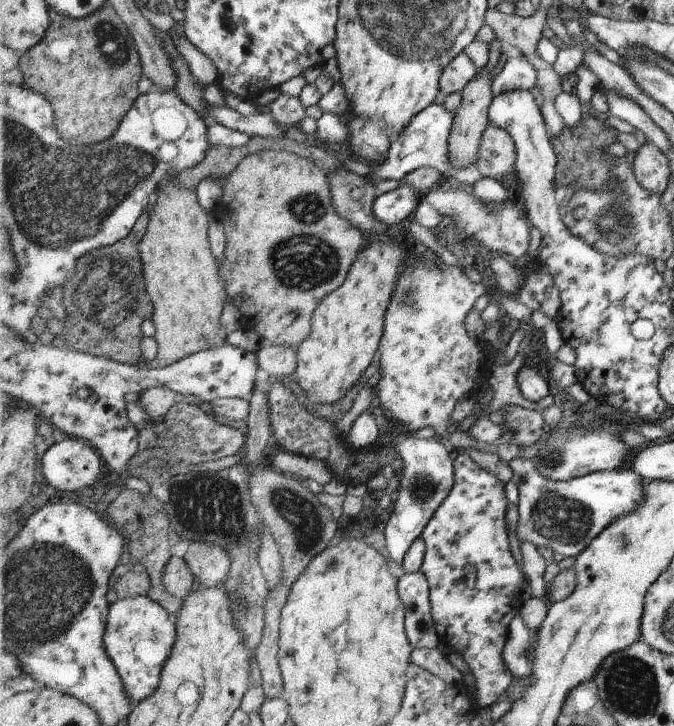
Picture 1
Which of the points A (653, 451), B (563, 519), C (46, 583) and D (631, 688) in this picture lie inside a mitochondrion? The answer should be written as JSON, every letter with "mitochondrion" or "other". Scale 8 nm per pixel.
{"A":"other","B":"mitochondrion","C":"mitochondrion","D":"mitochondrion"}

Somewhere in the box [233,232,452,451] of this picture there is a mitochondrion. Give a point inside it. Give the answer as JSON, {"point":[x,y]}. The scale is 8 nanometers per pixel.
{"point":[410,295]}

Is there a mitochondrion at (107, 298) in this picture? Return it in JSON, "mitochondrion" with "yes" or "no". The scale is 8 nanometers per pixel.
{"mitochondrion":"yes"}

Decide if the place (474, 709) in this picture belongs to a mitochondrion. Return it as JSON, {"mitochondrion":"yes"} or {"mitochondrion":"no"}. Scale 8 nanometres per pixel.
{"mitochondrion":"no"}

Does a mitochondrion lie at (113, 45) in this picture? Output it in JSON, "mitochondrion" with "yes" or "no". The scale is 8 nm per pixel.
{"mitochondrion":"yes"}

